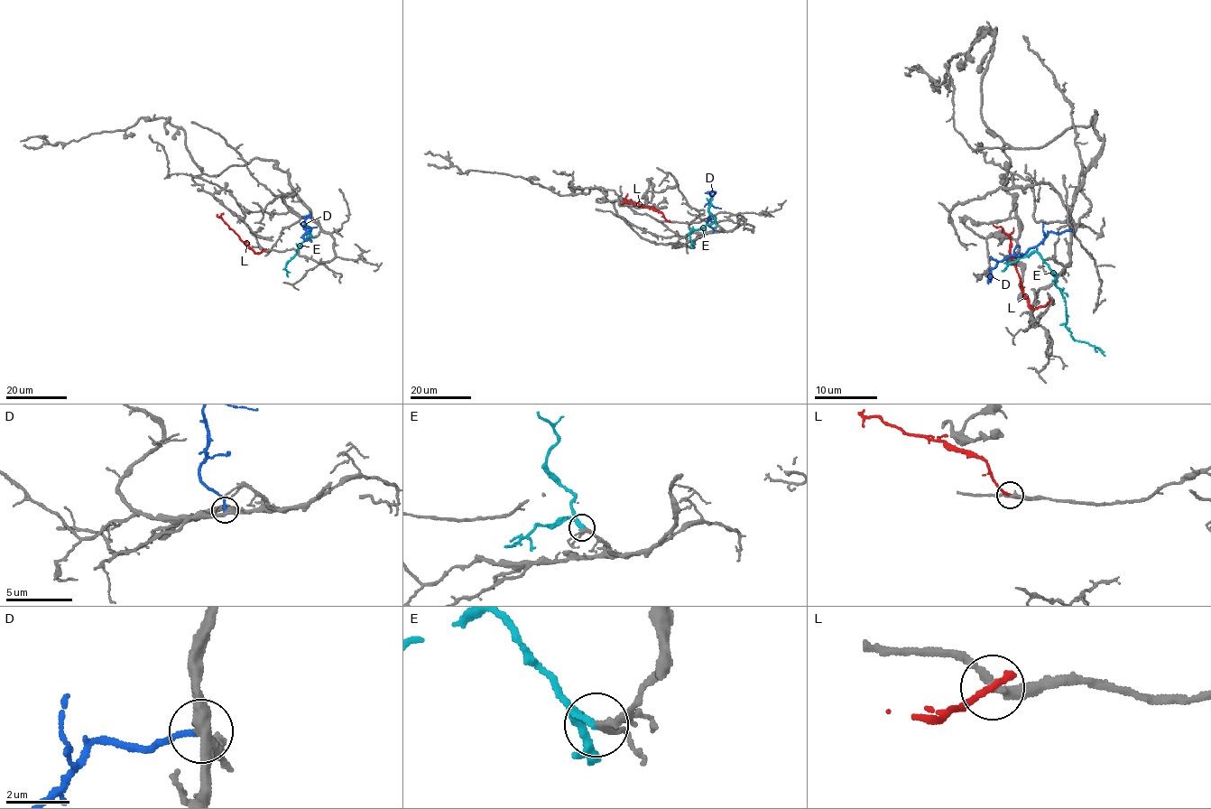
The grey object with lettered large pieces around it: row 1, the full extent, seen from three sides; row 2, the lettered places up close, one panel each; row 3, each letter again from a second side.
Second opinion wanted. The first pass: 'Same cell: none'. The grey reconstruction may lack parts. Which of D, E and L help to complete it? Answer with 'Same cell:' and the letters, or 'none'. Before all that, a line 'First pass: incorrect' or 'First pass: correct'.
First pass: incorrect
Same cell: E

